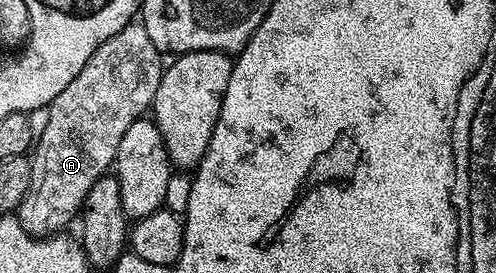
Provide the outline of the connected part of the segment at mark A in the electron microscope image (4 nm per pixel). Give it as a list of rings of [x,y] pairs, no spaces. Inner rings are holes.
[[[131,22],[103,42],[96,54],[92,54],[92,58],[84,62],[84,70],[80,70],[80,74],[76,74],[76,78],[72,78],[72,82],[68,82],[64,90],[60,90],[58,97],[50,103],[50,121],[48,126],[44,126],[44,134],[36,137],[36,147],[29,157],[32,182],[16,213],[30,236],[57,236],[63,230],[69,229],[66,227],[73,220],[75,223],[88,190],[92,190],[98,179],[115,167],[117,151],[128,126],[143,119],[151,111],[163,67],[163,53],[156,46],[152,46],[148,30],[144,30],[141,22]]]

